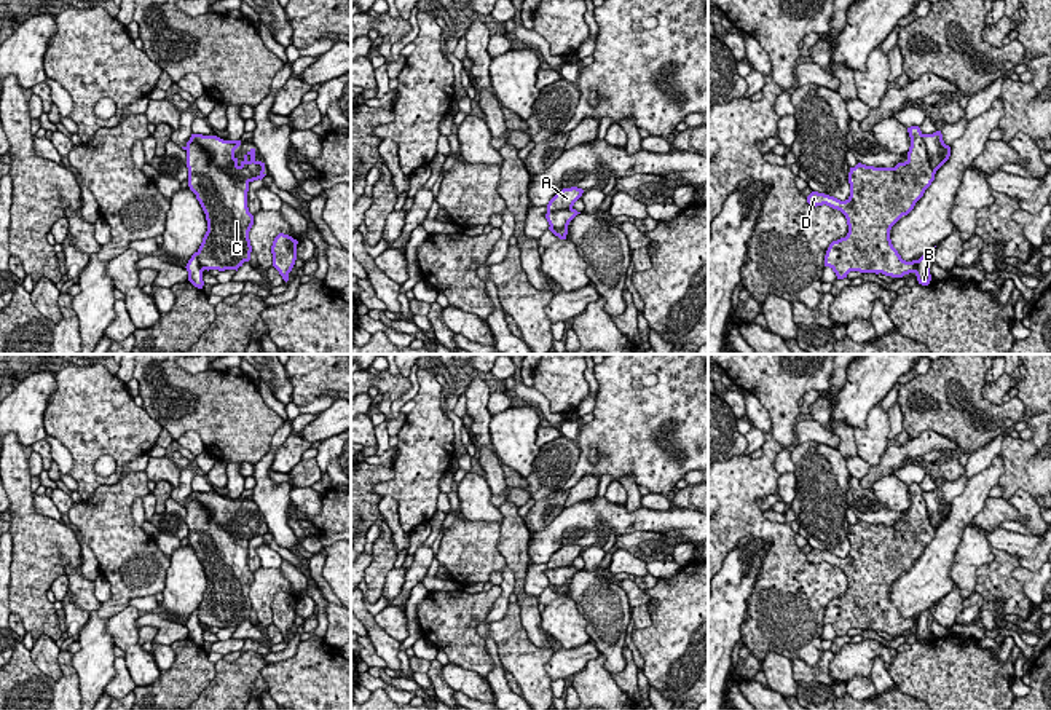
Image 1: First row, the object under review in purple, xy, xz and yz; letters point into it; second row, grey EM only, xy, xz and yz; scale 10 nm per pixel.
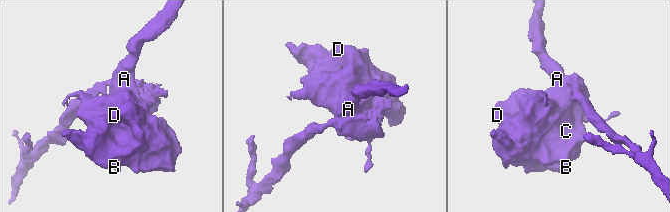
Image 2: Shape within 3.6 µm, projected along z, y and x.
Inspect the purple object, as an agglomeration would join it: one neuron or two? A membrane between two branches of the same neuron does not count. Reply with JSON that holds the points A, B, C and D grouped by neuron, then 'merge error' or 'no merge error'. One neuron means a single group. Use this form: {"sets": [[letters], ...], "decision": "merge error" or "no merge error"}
{"sets": [["A", "C", "D"], ["B"]], "decision": "merge error"}

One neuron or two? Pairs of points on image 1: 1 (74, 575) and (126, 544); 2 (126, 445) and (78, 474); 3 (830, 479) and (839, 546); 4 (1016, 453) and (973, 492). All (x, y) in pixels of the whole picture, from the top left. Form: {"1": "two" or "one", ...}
{"1": "two", "2": "one", "3": "one", "4": "two"}

